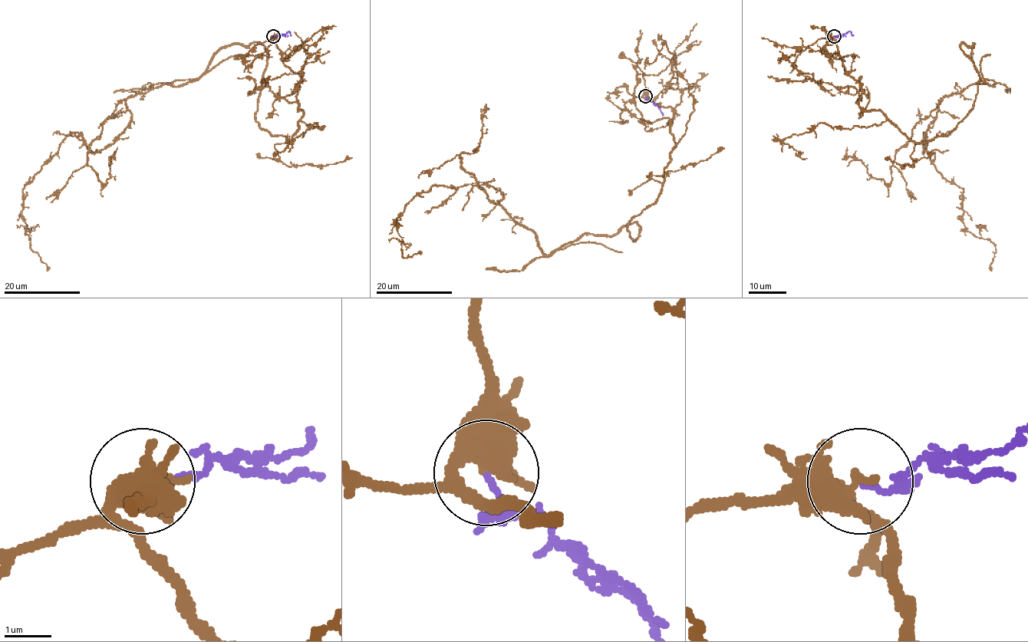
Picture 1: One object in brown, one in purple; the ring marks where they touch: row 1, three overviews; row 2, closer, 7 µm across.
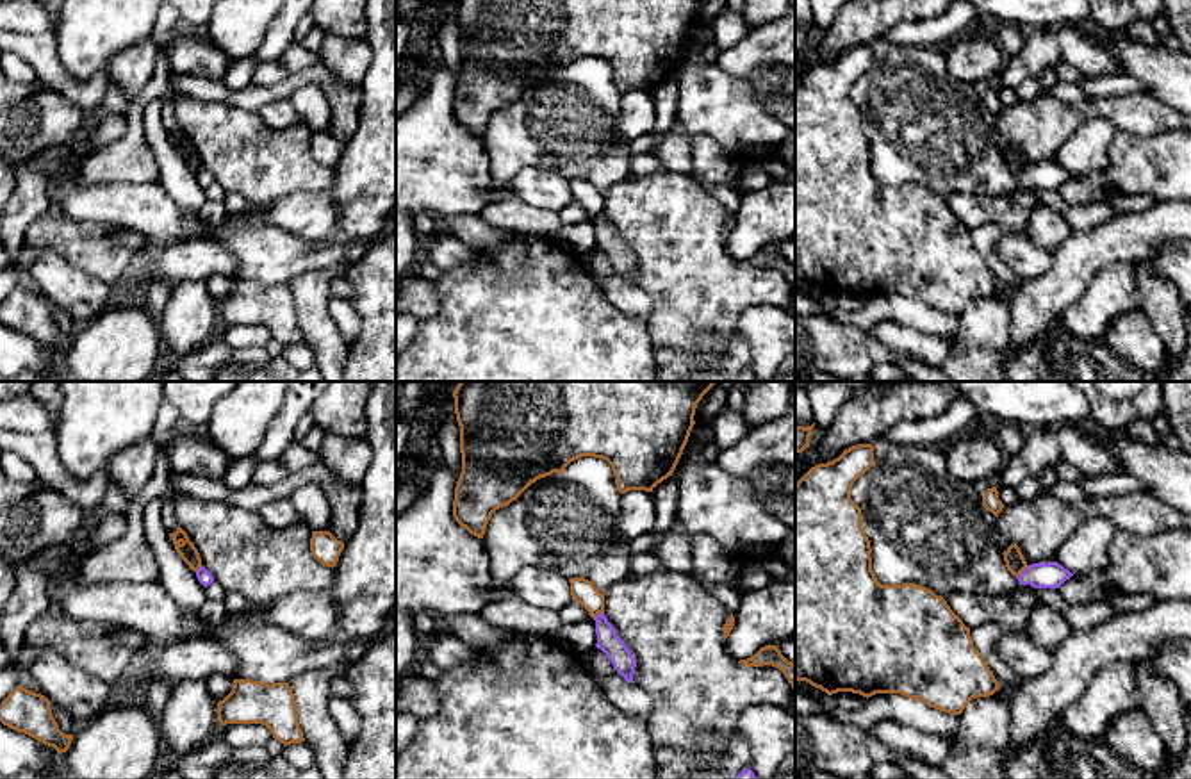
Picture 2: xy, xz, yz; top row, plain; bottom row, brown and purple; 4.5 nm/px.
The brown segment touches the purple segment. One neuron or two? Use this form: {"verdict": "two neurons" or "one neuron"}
{"verdict": "two neurons"}

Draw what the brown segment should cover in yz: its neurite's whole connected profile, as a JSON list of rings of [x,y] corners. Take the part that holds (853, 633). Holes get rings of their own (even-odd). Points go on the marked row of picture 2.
[[[858,444],[795,483],[795,679],[827,695],[900,693],[961,715],[972,699],[990,697],[1000,685],[943,597],[915,583],[877,581],[861,508],[850,499],[850,487],[874,463],[874,446]]]

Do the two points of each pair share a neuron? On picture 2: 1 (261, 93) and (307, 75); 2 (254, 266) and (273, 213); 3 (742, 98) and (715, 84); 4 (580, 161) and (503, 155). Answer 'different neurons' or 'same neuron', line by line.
1: same neuron
2: different neurons
3: same neuron
4: same neuron

